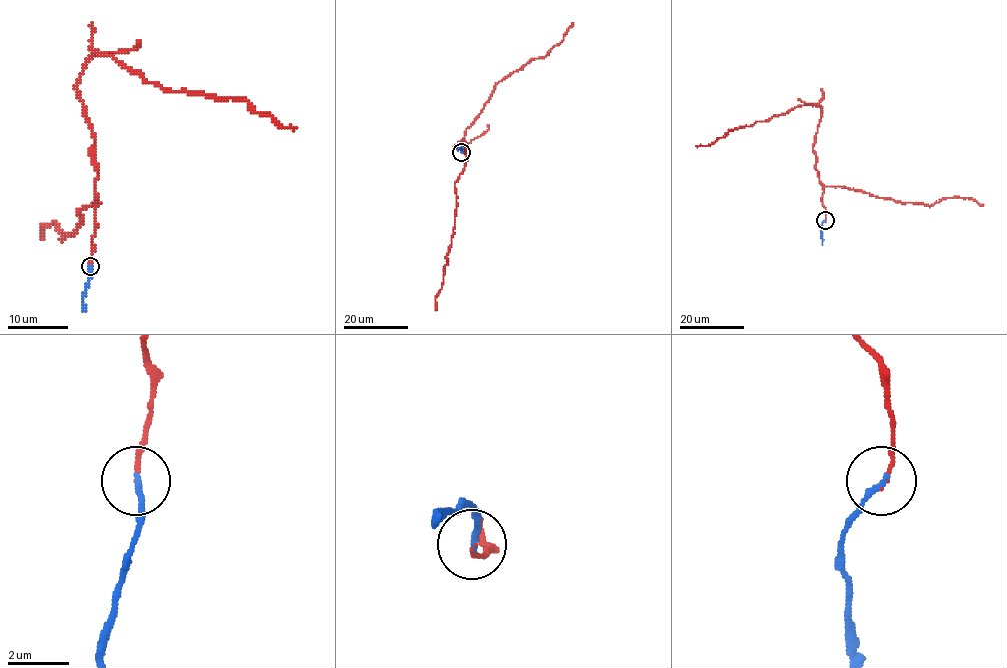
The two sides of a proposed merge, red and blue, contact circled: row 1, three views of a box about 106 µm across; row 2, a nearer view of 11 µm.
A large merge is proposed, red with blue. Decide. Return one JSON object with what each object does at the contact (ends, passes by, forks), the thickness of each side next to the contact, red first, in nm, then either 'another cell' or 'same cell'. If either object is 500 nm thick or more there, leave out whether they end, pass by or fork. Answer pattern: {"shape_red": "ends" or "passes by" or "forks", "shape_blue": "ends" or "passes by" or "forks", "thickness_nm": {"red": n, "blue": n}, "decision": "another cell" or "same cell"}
{"shape_red": "ends", "shape_blue": "ends", "thickness_nm": {"red": 90, "blue": 200}, "decision": "same cell"}

